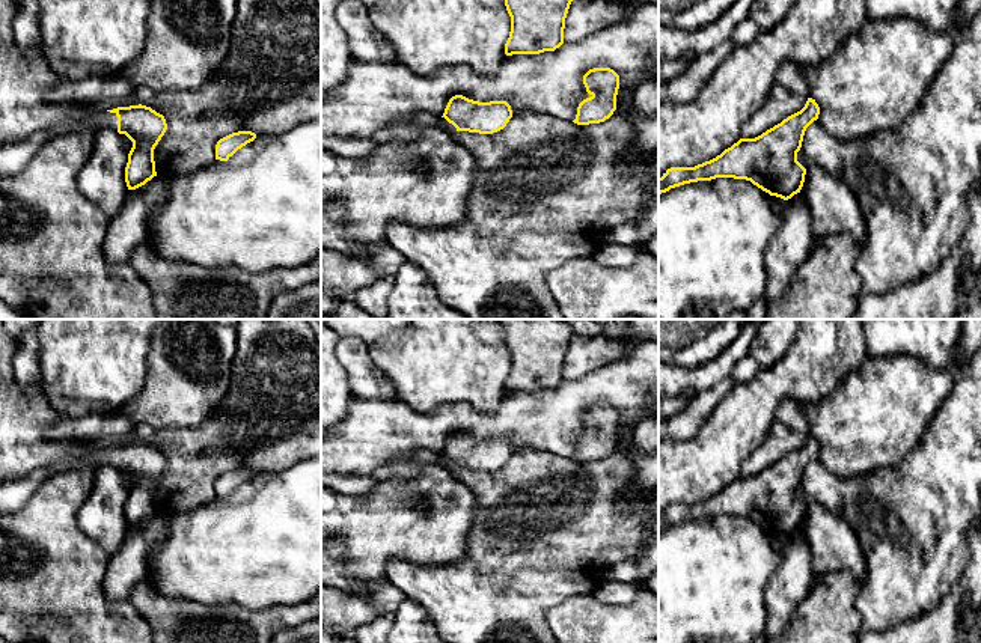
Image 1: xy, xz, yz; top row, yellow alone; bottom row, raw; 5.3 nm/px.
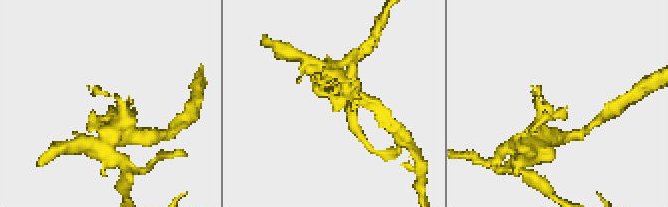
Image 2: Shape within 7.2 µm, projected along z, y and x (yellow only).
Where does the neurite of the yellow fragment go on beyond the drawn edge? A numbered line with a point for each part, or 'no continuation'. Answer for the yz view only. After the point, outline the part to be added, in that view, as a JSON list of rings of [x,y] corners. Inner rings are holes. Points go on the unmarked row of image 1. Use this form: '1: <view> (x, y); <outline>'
no continuation

